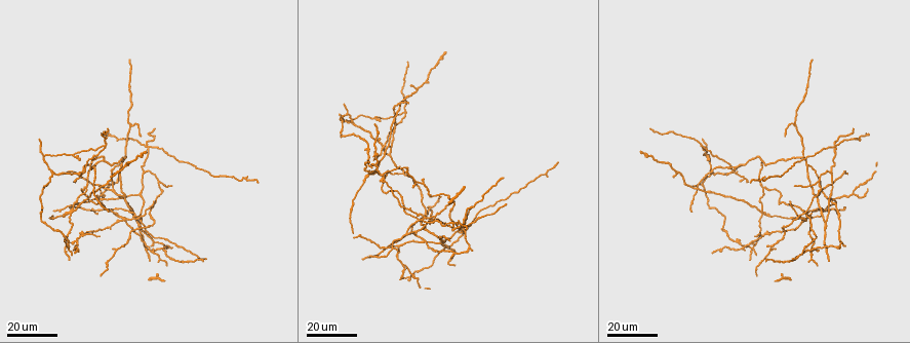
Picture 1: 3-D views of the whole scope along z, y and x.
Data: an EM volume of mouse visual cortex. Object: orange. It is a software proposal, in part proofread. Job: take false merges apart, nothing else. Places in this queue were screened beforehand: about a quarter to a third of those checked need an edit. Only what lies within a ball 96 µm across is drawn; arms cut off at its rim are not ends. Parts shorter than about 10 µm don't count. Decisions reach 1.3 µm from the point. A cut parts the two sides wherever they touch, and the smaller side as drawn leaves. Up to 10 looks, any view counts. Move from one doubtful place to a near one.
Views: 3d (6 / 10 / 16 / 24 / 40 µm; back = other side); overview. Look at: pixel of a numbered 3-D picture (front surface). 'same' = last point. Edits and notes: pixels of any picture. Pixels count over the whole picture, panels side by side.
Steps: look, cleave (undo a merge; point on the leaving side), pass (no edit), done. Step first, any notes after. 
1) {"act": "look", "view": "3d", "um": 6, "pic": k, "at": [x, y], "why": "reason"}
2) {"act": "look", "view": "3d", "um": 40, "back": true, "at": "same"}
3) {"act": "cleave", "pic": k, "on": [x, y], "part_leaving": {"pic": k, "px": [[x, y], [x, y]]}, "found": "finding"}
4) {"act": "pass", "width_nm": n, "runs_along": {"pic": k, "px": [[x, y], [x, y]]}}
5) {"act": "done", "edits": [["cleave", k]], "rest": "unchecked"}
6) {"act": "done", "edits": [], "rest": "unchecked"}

{"act": "look", "view": "3d", "um": 16, "pic": 1, "at": [114, 189], "why": "four-way junction"}

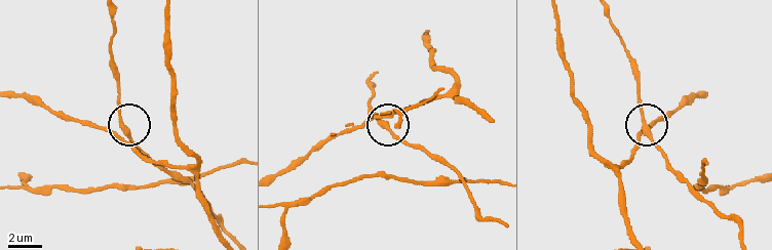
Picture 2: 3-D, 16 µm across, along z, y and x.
{"act": "look", "view": "3d", "um": 6, "pic": 2, "at": [125, 132]}

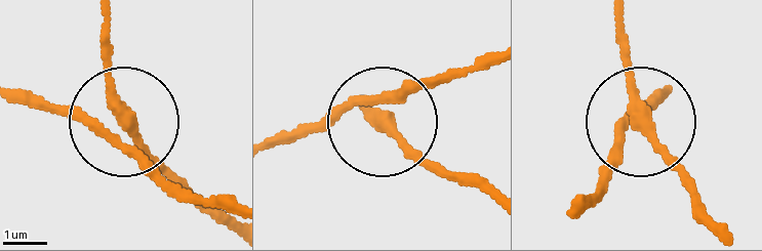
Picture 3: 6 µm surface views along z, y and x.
{"act": "pass", "side_arm_um": 27, "runs_along": {"pic": 3, "px": [[105, 16], [105, 93], [119, 119], [16, 105]]}, "found": "all the same cell"}

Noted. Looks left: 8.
{"act": "look", "view": "3d", "um": 16, "pic": 1, "at": [85, 189], "why": "branch point"}

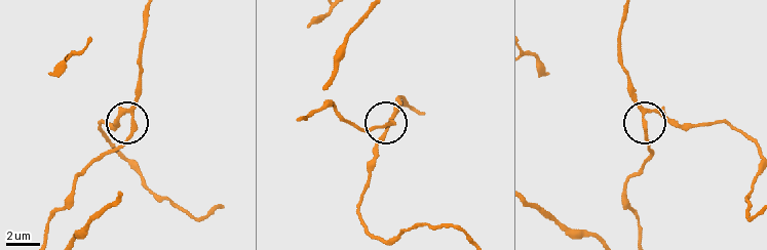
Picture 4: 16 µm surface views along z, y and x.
{"act": "look", "view": "3d", "um": 10, "pic": 4, "at": [649, 113], "why": "zoom in"}

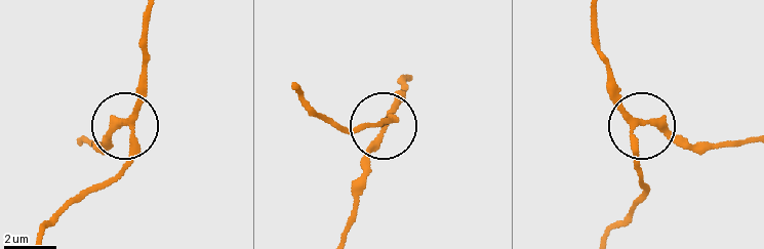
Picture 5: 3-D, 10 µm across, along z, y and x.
{"act": "pass", "width_nm": 220, "found": "all the same cell"}

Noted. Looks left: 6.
{"act": "look", "view": "3d", "um": 16, "pic": 1, "at": [53, 175], "why": "thin arm on a thick one"}

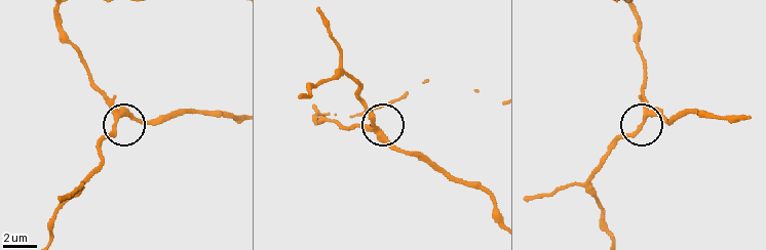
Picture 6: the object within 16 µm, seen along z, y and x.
{"act": "look", "view": "3d", "um": 10, "pic": 6, "at": [644, 113]}

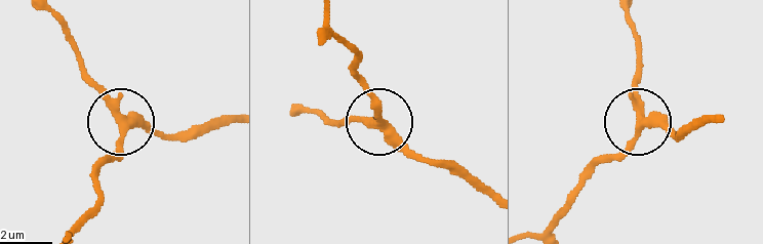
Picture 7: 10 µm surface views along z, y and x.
{"act": "pass", "side_arm_um": 57, "runs_along": {"pic": 7, "px": [[491, 199], [412, 152], [379, 119], [359, 69]]}, "found": "continuous, no second cell"}

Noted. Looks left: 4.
{"act": "look", "view": "3d", "um": 24, "pic": 1, "at": [67, 211], "why": "small branch off a trunk"}

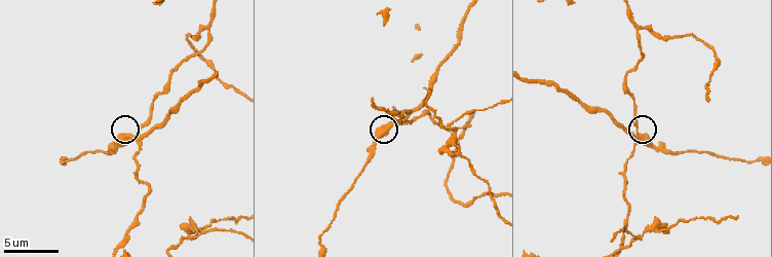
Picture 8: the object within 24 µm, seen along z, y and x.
{"act": "look", "view": "3d", "um": 6, "pic": 8, "at": [131, 137]}

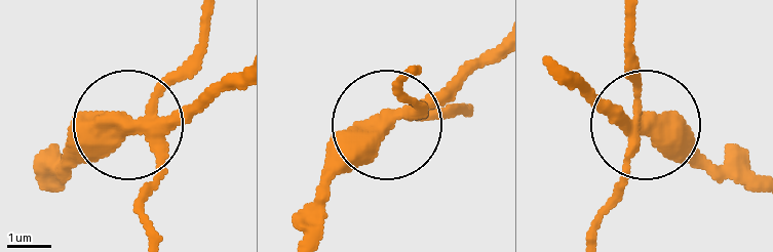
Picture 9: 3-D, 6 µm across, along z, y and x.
{"act": "cleave", "pic": 9, "on": [102, 150], "arms": 4, "part_leaving": {"pic": 9, "px": [[157, 131], [187, 120], [231, 76]]}, "found": "two cells meet here"}

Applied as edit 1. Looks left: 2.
{"act": "look", "view": "3d", "um": 16, "pic": 1, "at": [398, 246], "why": "small branch off a trunk"}

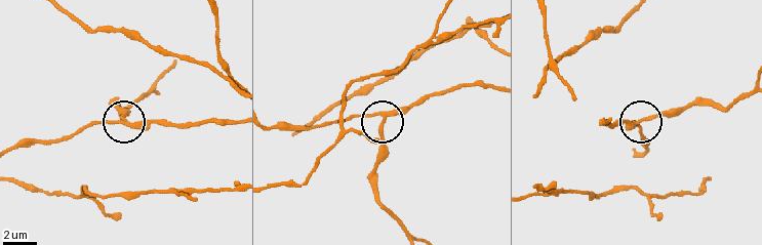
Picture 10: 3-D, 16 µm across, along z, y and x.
{"act": "look", "view": "3d", "um": 10, "pic": 10, "at": [124, 122]}

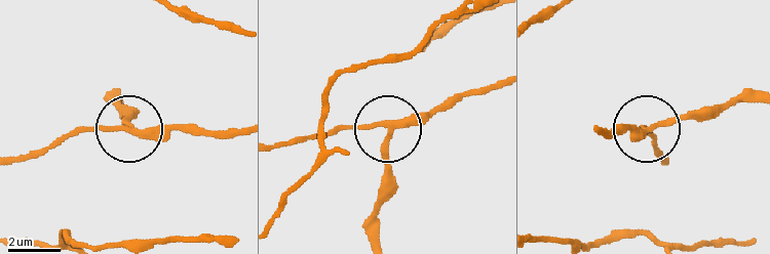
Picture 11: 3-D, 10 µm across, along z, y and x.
{"act": "pass", "side_arm_um": 22, "arms": 3, "found": "all the same cell"}

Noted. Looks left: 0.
{"act": "done", "edits": [["cleave", 9]], "rest": "unchecked"}

